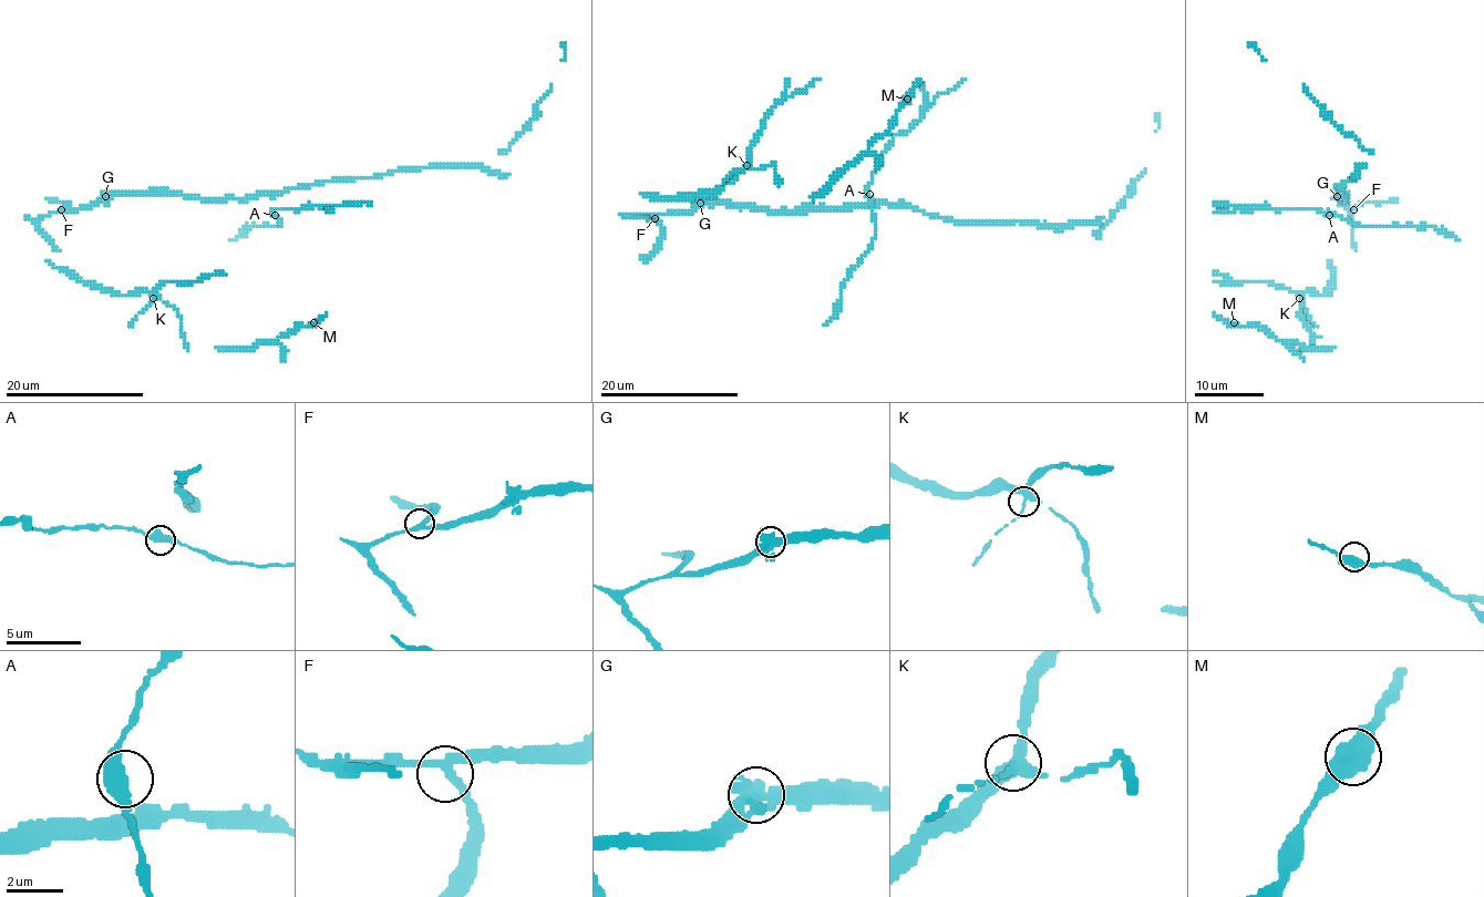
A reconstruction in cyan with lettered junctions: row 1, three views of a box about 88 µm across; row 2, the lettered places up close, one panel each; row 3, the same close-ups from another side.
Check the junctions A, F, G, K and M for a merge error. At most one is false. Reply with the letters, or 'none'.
none

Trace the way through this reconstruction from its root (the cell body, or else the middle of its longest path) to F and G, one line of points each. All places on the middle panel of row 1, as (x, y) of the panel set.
F: (733, 206), (697, 205), (688, 212), (660, 213), (655, 218)
G: (733, 206), (700, 203)

